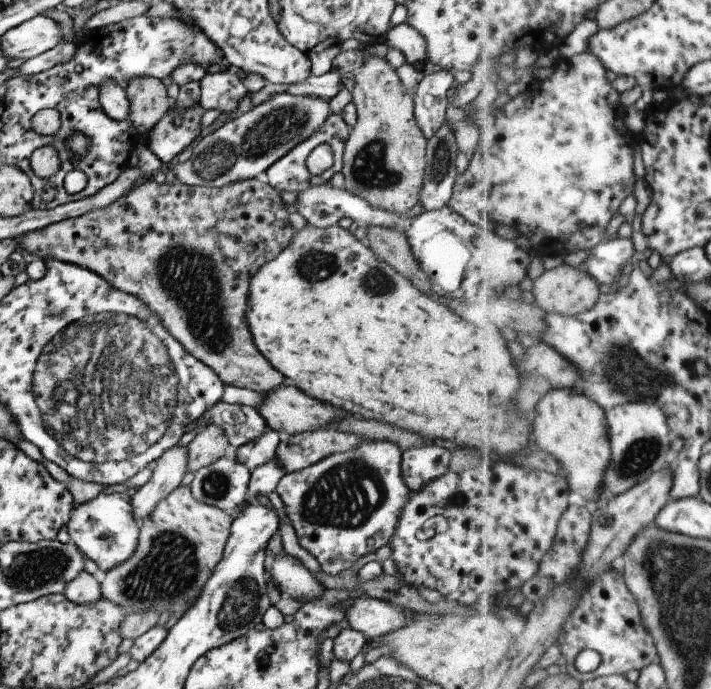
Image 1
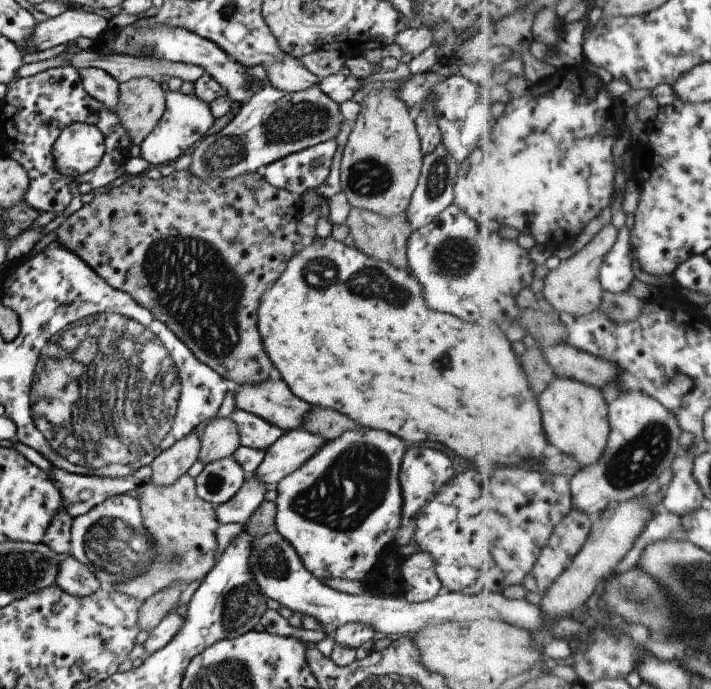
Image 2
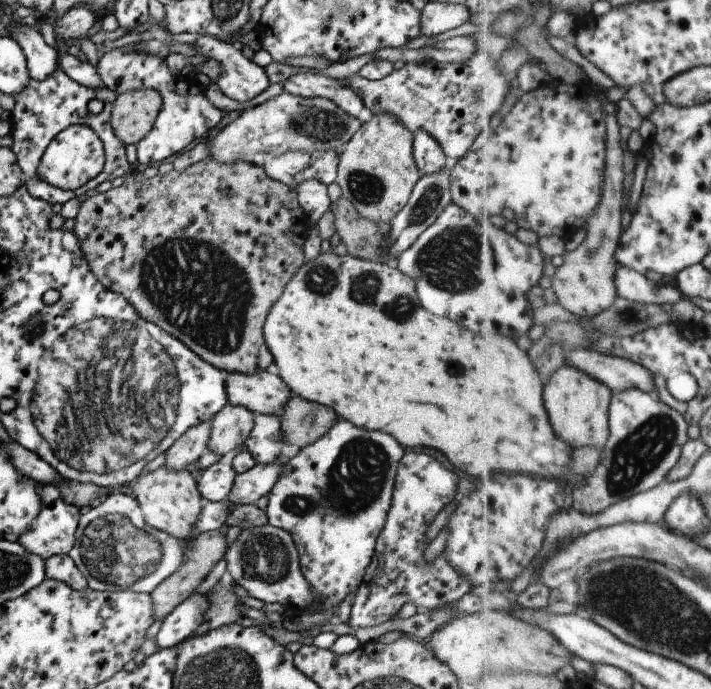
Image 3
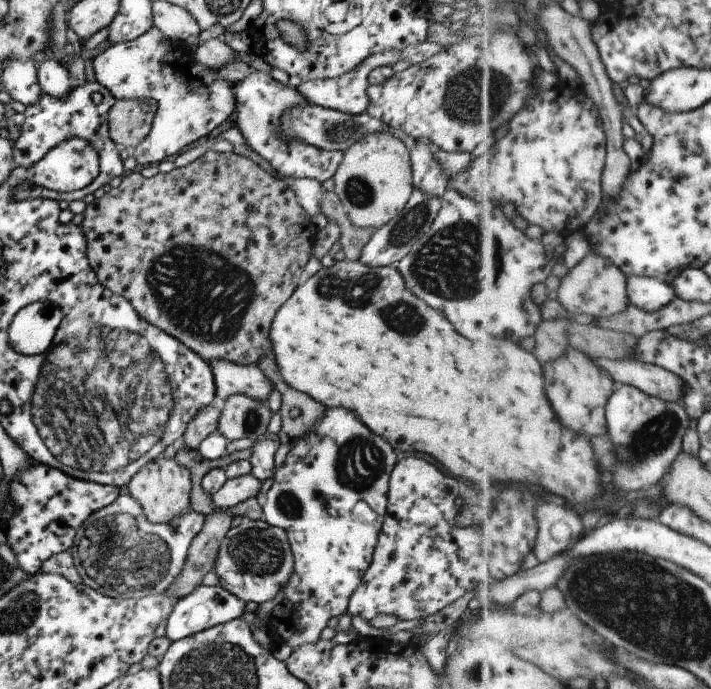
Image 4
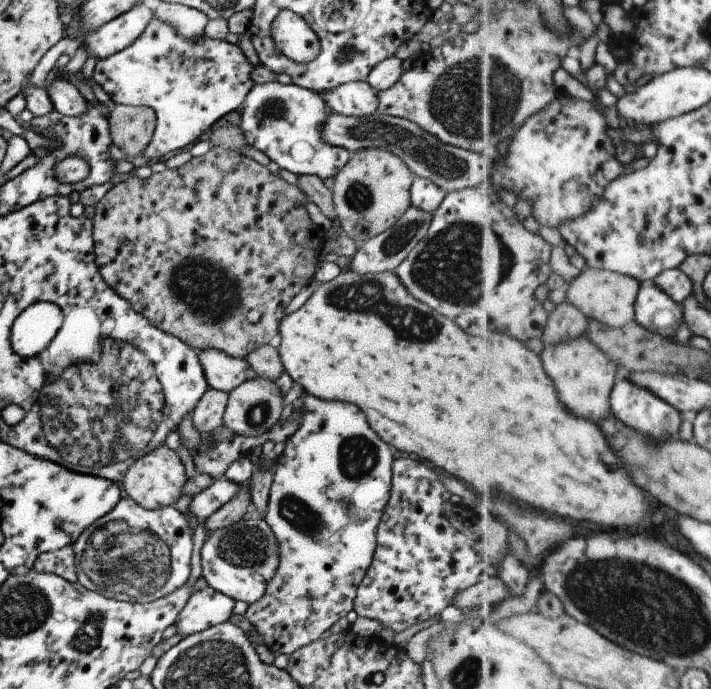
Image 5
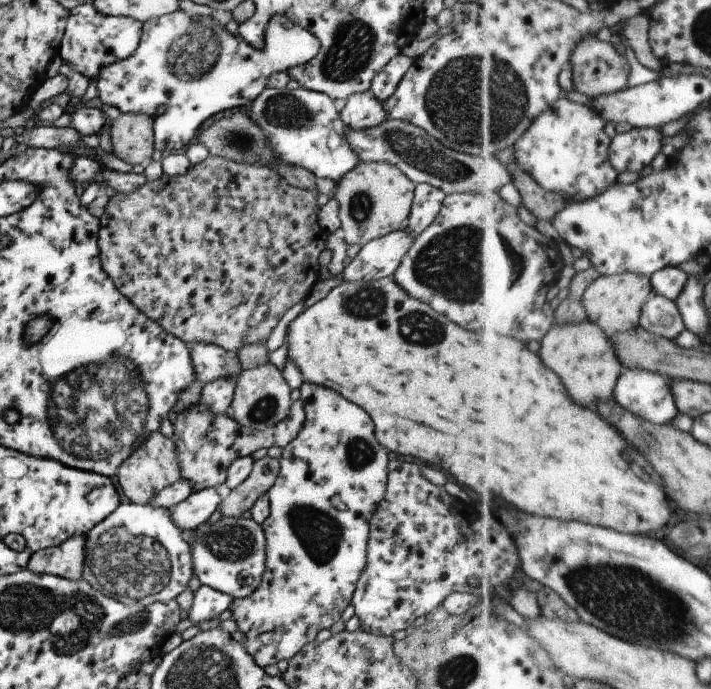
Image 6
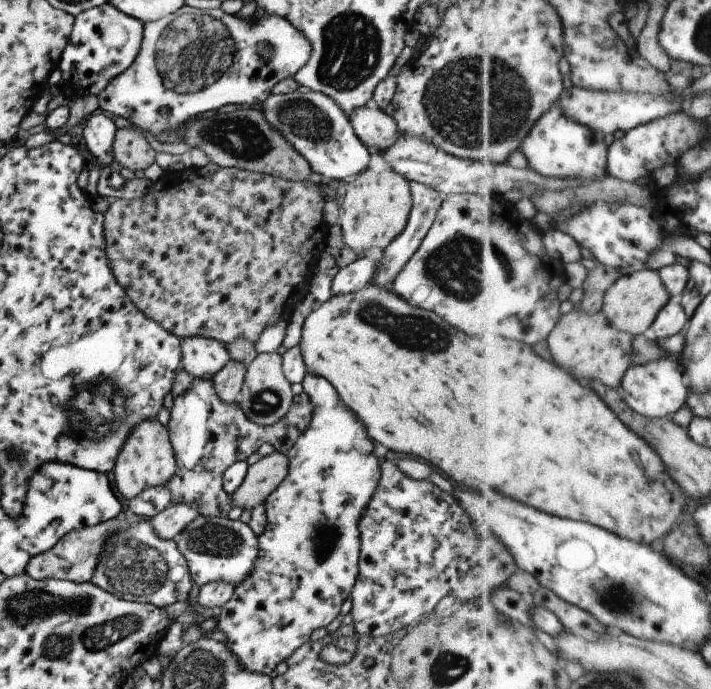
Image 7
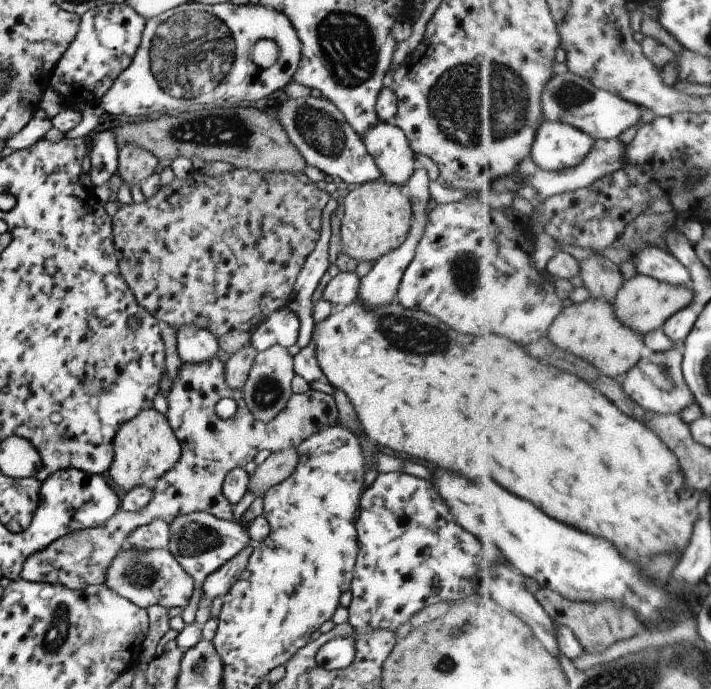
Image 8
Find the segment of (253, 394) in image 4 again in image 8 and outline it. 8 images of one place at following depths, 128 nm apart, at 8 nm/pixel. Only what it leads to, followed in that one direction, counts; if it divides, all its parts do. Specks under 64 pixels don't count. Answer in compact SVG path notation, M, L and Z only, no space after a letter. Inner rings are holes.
M181 325L176 329L176 351L183 363L200 363L219 350L217 338L206 328Z

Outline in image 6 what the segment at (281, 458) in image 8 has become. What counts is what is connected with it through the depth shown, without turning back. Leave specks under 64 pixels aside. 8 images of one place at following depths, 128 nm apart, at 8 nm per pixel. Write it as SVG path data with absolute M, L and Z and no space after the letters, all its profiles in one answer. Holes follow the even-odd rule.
M268 455L255 459L249 474L235 488L229 489L226 498L220 500L221 516L237 518L250 510L256 498L265 494L275 482L278 470L278 459Z

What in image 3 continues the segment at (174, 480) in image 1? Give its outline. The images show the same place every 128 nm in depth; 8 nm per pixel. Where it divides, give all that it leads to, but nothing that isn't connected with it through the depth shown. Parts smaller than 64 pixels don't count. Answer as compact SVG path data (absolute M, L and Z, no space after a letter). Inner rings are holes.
M200 422L185 430L183 434L164 452L164 464L169 470L183 469L207 452L206 444L210 433L210 423Z

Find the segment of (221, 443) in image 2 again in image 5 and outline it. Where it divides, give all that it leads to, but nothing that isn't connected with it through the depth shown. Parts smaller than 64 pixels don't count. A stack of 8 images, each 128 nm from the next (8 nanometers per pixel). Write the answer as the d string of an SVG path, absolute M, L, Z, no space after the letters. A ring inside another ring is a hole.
M255 375L252 379L245 380L228 392L222 414L222 424L235 434L254 437L268 431L279 421L283 406L283 395L274 381Z

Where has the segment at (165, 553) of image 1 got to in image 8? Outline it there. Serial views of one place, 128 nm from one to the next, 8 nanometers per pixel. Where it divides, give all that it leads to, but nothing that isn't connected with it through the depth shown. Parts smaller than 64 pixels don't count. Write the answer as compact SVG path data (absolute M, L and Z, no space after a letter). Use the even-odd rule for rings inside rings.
M153 407L141 409L133 418L124 421L111 443L113 456L107 474L124 491L133 487L152 489L156 480L177 462L180 455L179 443L167 419Z

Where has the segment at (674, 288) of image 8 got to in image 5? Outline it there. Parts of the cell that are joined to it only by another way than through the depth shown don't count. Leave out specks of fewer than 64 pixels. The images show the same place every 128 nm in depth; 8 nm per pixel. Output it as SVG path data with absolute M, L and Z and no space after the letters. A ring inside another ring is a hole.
M587 268L577 280L565 286L566 300L571 301L589 318L607 327L624 328L636 320L636 300L642 284L640 279L617 271Z

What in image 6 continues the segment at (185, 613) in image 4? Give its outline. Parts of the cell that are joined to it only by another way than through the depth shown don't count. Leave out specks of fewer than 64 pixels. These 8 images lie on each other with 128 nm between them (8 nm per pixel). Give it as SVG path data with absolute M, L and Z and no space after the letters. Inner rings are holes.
M200 585L193 593L188 619L195 625L203 620L213 620L220 612L228 608L232 599L227 593L207 585Z

